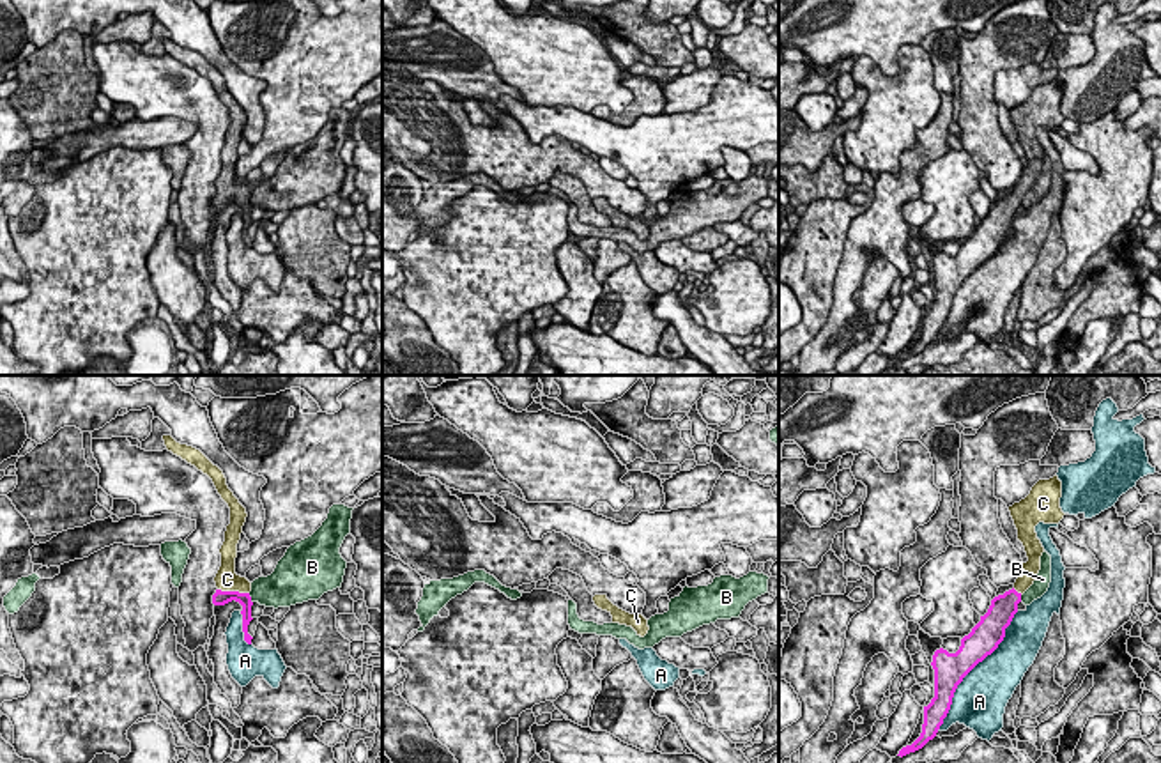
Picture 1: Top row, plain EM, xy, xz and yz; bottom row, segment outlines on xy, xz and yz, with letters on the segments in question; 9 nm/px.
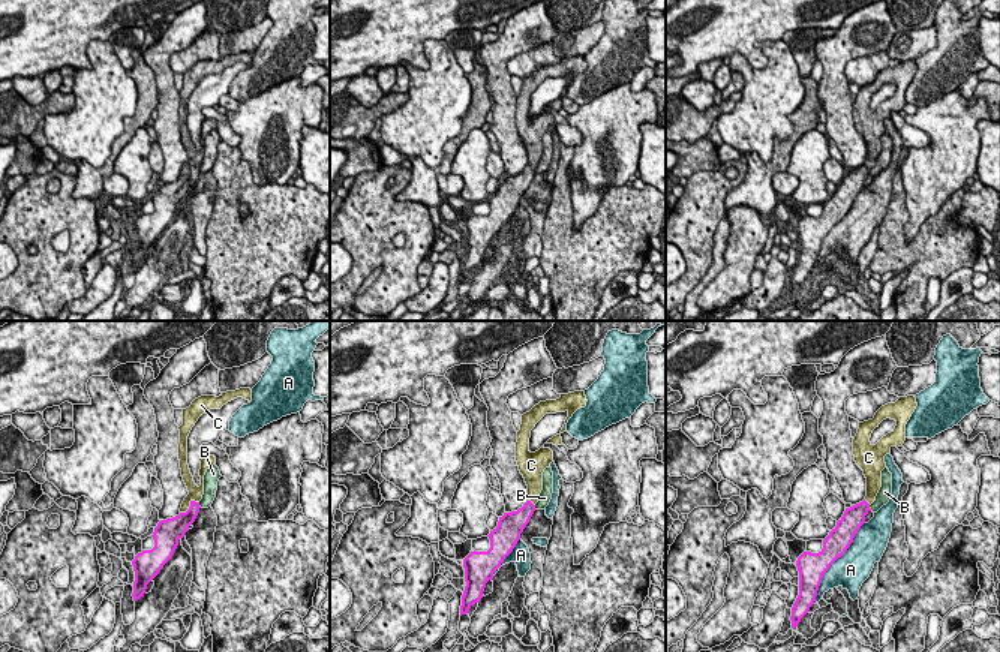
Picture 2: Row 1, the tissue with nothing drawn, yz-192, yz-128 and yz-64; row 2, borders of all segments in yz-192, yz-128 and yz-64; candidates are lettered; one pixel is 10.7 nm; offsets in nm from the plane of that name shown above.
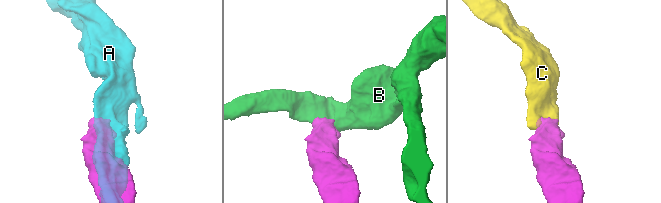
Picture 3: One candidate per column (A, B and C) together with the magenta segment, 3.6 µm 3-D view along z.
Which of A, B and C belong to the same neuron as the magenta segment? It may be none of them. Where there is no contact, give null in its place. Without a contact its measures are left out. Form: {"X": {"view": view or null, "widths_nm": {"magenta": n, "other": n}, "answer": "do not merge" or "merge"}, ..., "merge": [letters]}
{"A": {"view": "yz", "widths_nm": {"magenta": 280, "other": 460}, "answer": "do not merge"}, "B": {"view": "xy", "widths_nm": {"magenta": 130, "other": 300}, "answer": "do not merge"}, "C": {"view": "xy", "widths_nm": {"magenta": 130, "other": 200}, "answer": "merge"}, "merge": ["C"]}

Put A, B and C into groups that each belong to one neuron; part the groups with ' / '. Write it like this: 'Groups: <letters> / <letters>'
Groups: A / B / C

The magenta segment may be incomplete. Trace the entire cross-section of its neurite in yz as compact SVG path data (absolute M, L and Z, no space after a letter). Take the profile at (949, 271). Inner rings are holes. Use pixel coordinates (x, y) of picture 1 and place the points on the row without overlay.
M1055 78L1050 83L1039 83L1030 97L1009 110L1011 120L1018 133L1018 143L1023 147L1028 165L1023 166L1014 191L991 204L991 209L980 225L968 239L961 243L956 257L940 251L933 258L934 273L934 301L924 310L924 328L920 340L899 354L897 359L906 359L922 352L933 343L947 320L954 296L963 281L988 258L991 258L1005 241L1005 232L1018 216L1021 198L1034 188L1041 173L1041 159L1044 150L1037 142L1035 129L1058 127L1064 122L1060 112L1062 85Z

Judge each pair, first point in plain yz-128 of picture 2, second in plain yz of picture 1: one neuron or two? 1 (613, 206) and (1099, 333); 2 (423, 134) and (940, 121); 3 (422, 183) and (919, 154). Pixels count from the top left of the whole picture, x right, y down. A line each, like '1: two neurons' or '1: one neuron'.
1: two neurons
2: two neurons
3: one neuron

